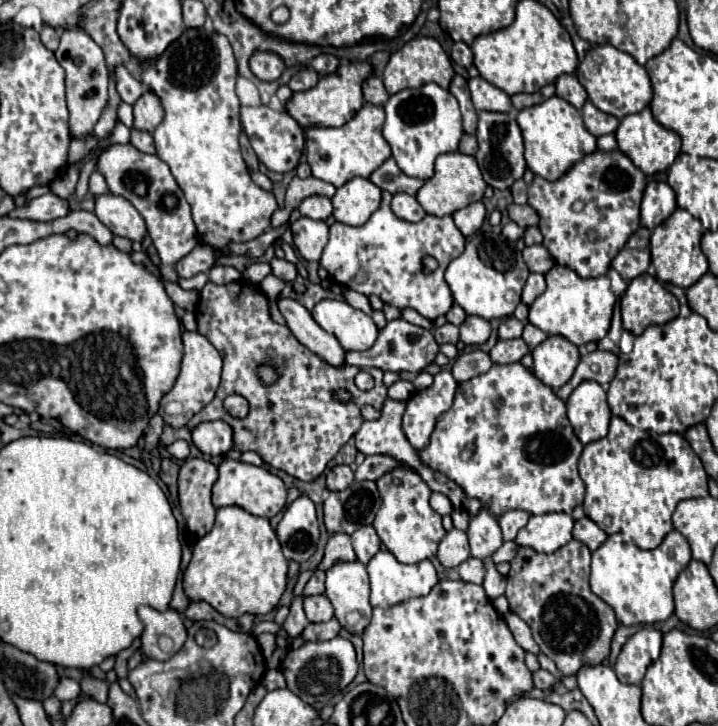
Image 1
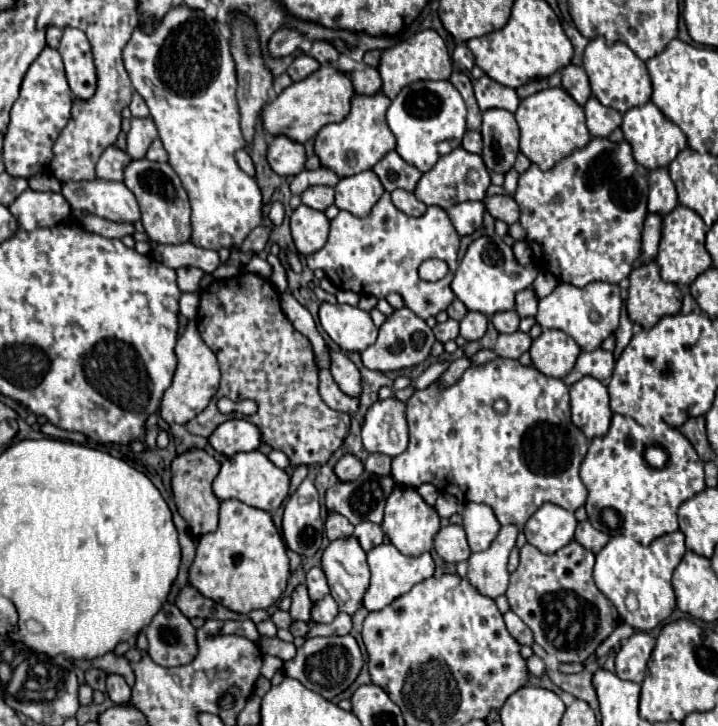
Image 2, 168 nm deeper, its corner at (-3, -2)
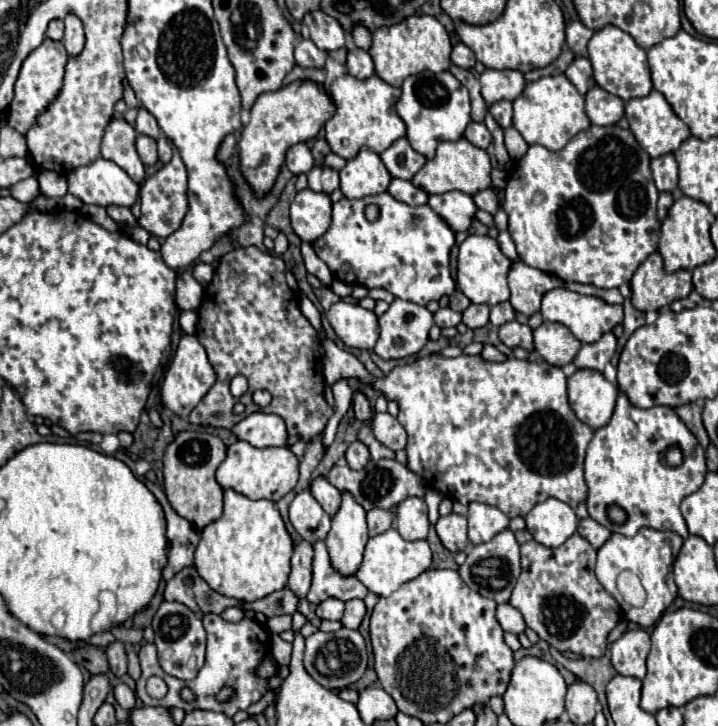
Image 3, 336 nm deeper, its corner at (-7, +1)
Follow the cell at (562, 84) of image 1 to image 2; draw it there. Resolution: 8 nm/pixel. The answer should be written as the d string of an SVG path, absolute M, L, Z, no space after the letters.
M569 64L561 70L563 74L563 88L577 100L577 104L585 104L587 98L591 96L591 88L589 88L589 80L587 80L587 74L581 66L575 66L575 64Z

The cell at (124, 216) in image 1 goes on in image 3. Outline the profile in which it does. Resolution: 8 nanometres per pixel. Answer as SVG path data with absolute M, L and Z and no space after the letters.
M99 157L93 165L85 165L81 169L71 171L67 175L67 183L71 195L79 197L83 203L101 205L101 207L109 207L109 205L131 207L139 197L139 185L121 167L117 167L113 161L105 161L103 157Z

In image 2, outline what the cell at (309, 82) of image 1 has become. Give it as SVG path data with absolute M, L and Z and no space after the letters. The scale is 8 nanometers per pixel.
M299 54L299 56L291 62L291 66L287 68L287 74L293 78L293 82L299 82L299 80L307 78L311 72L315 72L317 68L319 68L319 64L317 64L317 60L315 60L313 56L309 56L309 54Z

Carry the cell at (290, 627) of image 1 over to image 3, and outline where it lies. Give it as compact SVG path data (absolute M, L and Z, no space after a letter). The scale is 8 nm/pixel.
M301 541L295 547L293 559L291 559L291 575L287 587L299 597L305 599L311 585L311 559L313 559L313 547L305 541Z

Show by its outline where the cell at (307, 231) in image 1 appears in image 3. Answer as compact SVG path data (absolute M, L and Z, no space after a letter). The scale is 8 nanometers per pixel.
M311 189L299 191L291 203L291 227L301 241L313 243L325 235L331 225L331 199Z

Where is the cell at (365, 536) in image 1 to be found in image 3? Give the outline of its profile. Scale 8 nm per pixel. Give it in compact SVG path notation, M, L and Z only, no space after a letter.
M371 509L367 513L367 527L369 527L369 537L375 537L379 533L385 533L387 529L391 529L393 523L393 515L391 511L385 509Z

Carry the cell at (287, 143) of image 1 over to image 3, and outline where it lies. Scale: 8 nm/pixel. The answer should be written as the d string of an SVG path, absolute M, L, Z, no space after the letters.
M297 143L293 145L287 155L285 155L285 165L291 173L299 175L299 173L307 173L315 167L315 161L313 161L313 155L309 151L309 147L305 143Z

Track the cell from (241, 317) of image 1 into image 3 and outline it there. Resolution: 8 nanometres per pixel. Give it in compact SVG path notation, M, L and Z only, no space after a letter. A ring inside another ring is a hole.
M239 247L233 253L225 255L213 275L213 281L205 287L205 297L199 309L199 323L197 323L197 337L201 345L205 347L215 371L217 371L217 383L213 389L201 399L201 403L191 411L189 423L201 425L201 427L225 427L237 424L245 417L259 411L261 407L253 403L253 391L267 389L271 393L271 403L263 407L263 413L279 415L285 421L287 433L291 437L299 437L303 441L317 439L329 417L333 417L333 407L323 397L323 363L319 355L319 339L311 323L305 319L305 315L299 311L299 299L297 295L287 287L285 283L285 263L279 257L271 257L257 247ZM235 375L245 375L249 381L249 391L241 397L241 403L245 405L245 412L235 415L231 411L231 405L235 405L239 399L231 397L229 393L229 381Z

